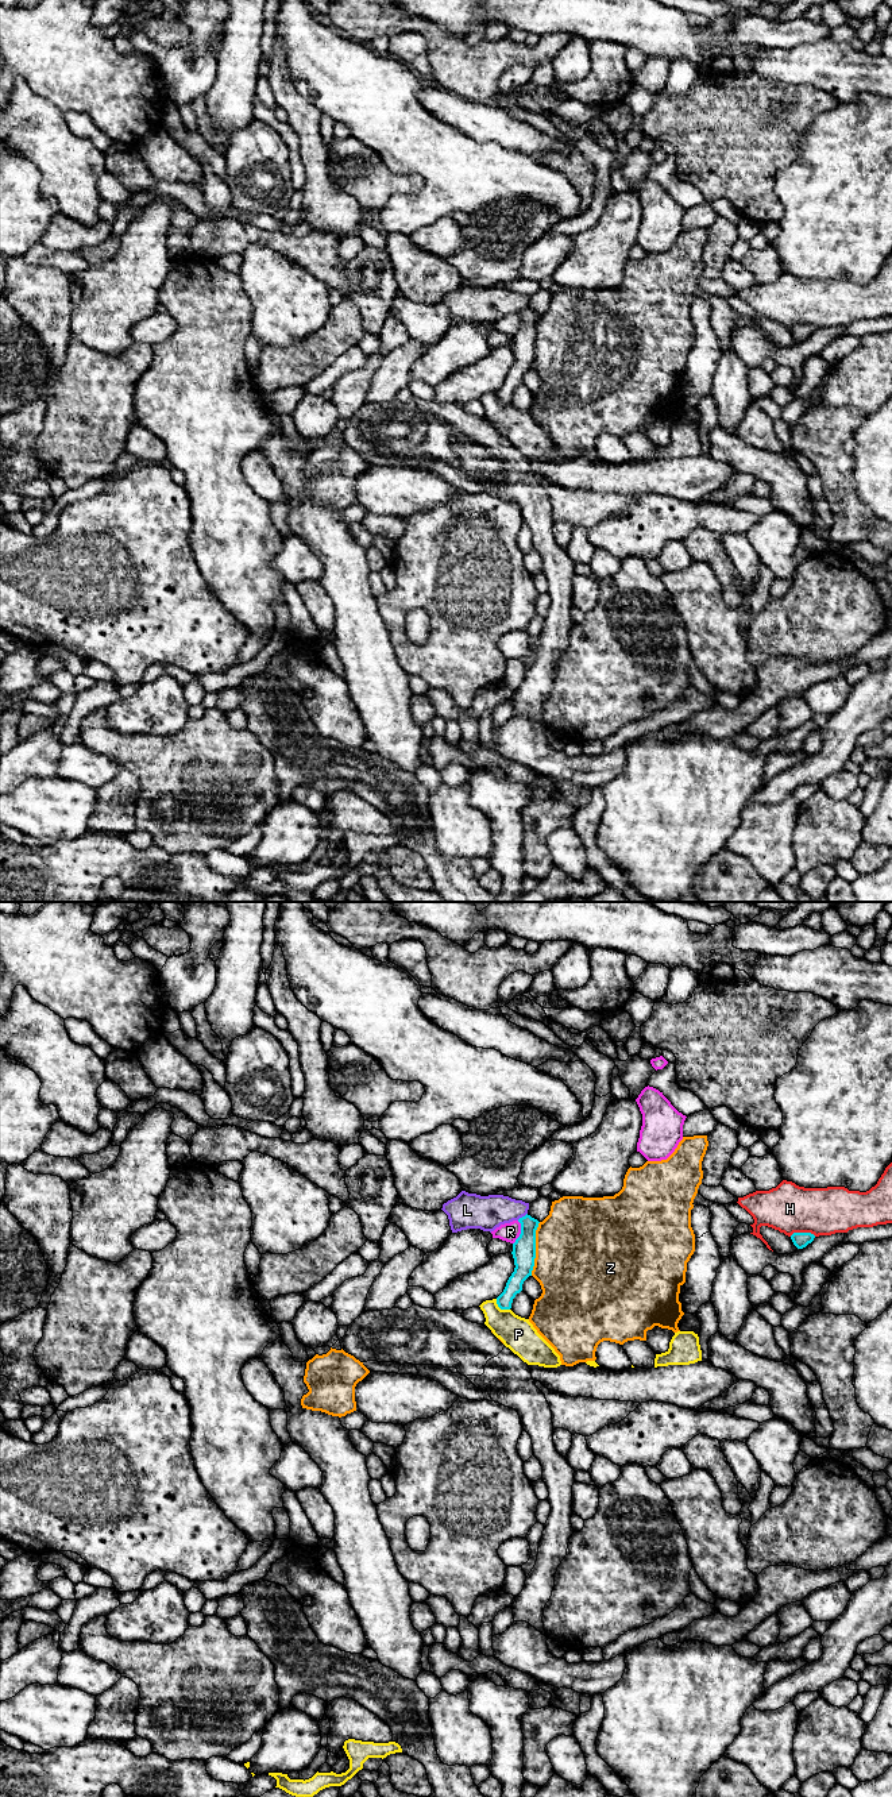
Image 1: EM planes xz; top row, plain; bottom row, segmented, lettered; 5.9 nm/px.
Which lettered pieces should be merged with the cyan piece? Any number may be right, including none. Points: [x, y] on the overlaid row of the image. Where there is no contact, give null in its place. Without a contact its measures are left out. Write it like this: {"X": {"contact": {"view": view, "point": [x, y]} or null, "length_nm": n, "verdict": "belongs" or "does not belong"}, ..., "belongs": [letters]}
{"H": {"contact": {"view": "xz", "point": [803, 1233]}, "length_nm": 160, "verdict": "does not belong"}, "L": {"contact": {"view": "xz", "point": [522, 1217]}, "length_nm": 80, "verdict": "does not belong"}, "P": {"contact": {"view": "xz", "point": [501, 1308]}, "length_nm": 110, "verdict": "does not belong"}, "R": {"contact": {"view": "xz", "point": [521, 1233]}, "length_nm": 150, "verdict": "does not belong"}, "Z": {"contact": {"view": "xz", "point": [535, 1249]}, "length_nm": 320, "verdict": "does not belong"}, "belongs": []}

